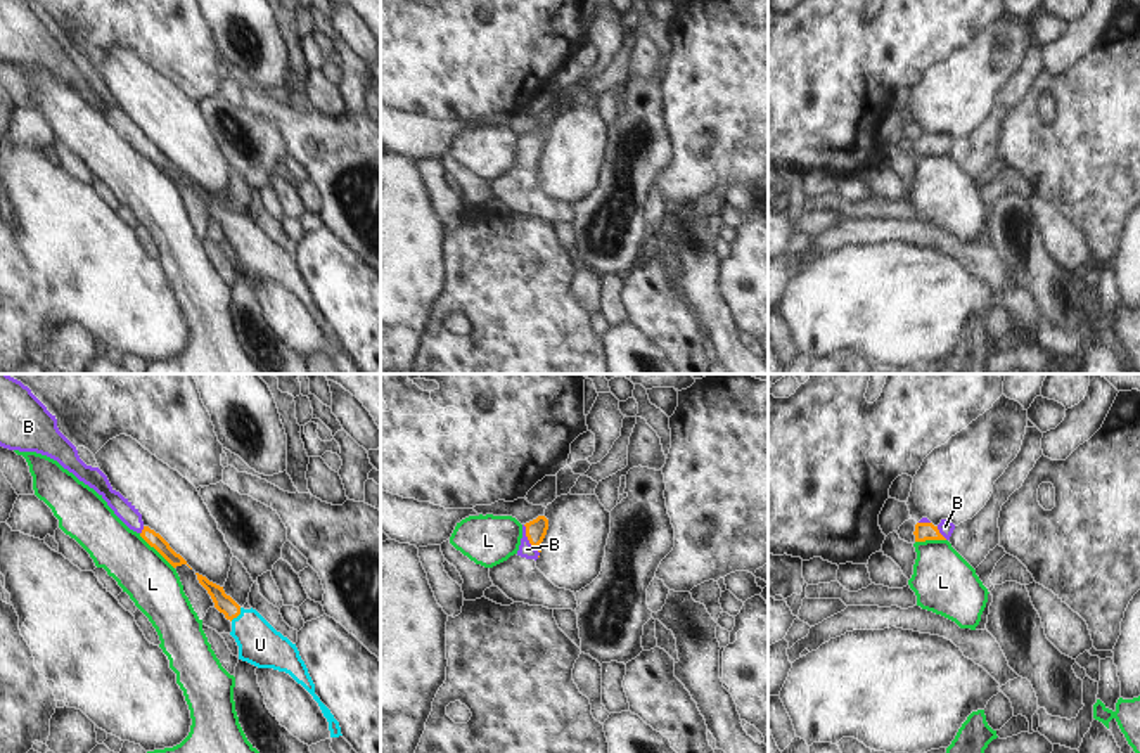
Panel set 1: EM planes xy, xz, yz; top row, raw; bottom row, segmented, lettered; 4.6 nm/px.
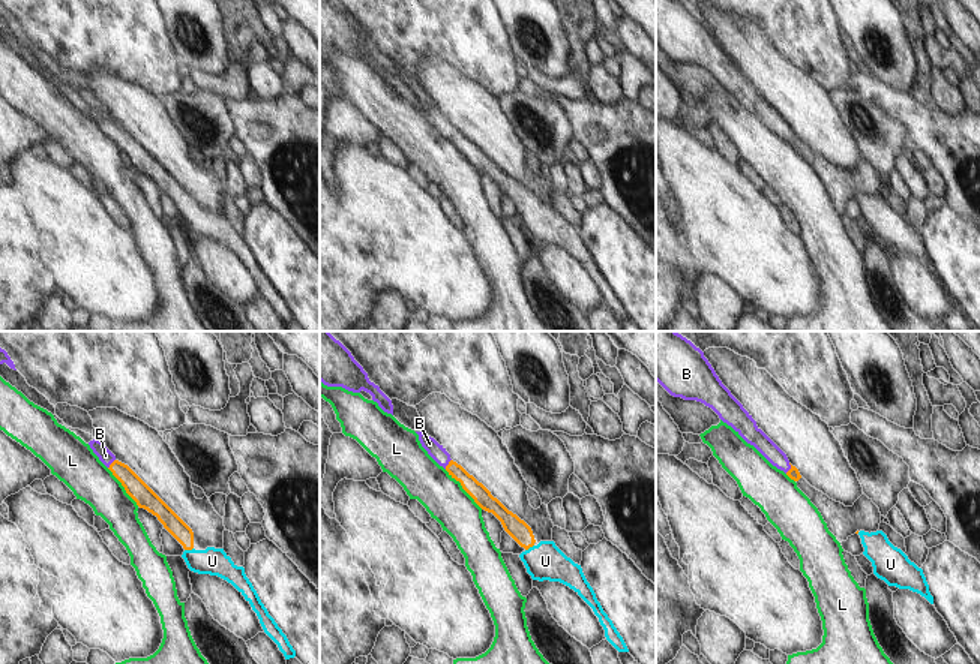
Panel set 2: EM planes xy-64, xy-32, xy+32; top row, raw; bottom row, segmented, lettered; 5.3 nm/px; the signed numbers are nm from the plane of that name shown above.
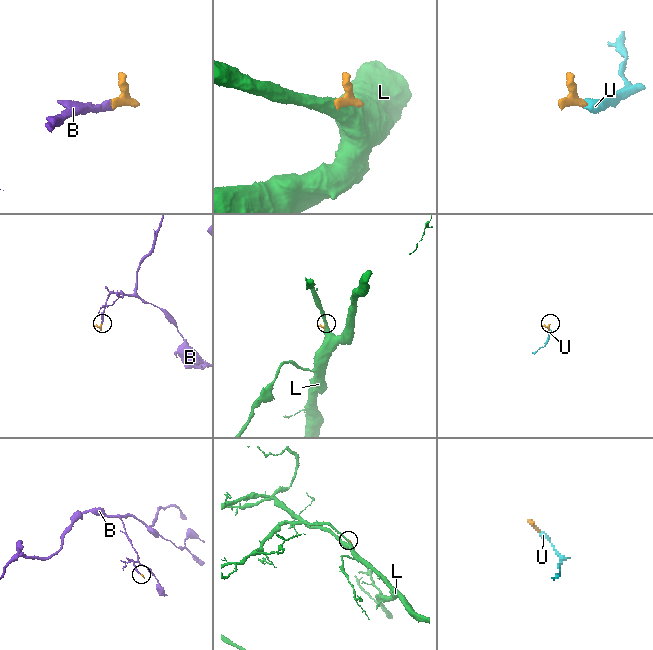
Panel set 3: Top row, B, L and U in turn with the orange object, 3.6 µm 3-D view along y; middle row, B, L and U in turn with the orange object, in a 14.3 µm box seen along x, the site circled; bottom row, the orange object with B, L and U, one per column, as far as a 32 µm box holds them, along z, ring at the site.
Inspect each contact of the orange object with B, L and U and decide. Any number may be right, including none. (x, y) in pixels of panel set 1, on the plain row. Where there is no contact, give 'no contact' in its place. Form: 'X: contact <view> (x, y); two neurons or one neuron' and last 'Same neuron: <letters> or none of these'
B: contact xz (528, 151); one neuron
L: contact xy (156, 161); two neurons
U: contact xy (237, 227); one neuron
Same neuron: B, U

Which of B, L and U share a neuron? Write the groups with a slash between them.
B U / L

